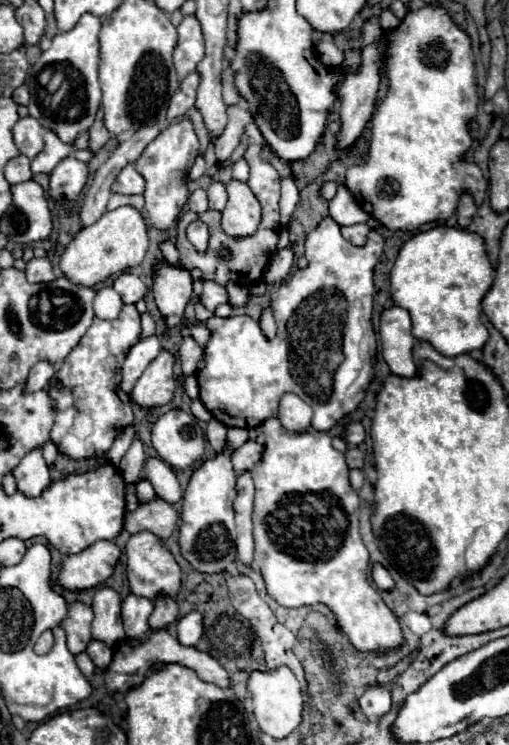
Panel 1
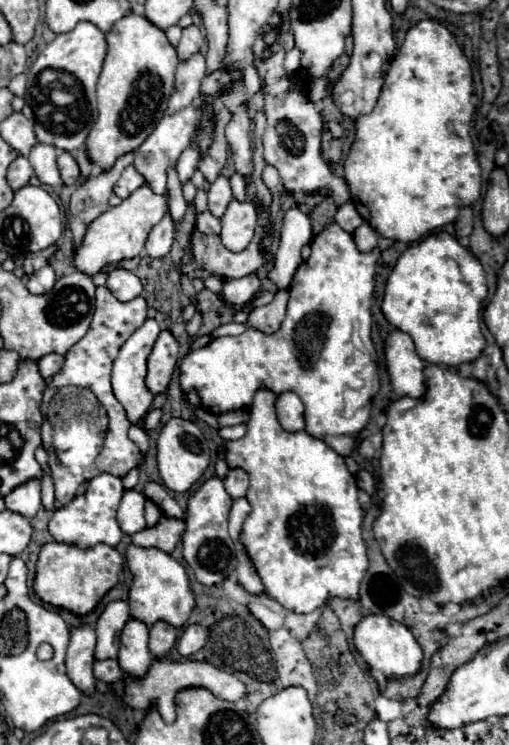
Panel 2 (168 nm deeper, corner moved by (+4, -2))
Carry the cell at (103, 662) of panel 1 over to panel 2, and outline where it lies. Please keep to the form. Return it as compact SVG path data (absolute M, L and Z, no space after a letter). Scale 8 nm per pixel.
M96 660L94 662L94 676L100 680L100 682L106 682L106 684L116 684L124 678L124 672L120 670L118 662L116 660Z

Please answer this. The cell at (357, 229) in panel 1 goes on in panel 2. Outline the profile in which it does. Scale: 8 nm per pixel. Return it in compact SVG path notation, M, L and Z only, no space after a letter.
M364 222L354 234L352 234L354 242L356 242L356 248L360 252L370 252L376 248L376 242L378 242L378 234Z

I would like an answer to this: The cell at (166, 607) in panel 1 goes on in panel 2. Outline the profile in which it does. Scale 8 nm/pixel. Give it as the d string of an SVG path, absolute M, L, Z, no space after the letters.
M156 622L150 628L150 654L152 658L164 658L170 654L174 642L178 638L178 630L174 626L168 626L166 622Z

